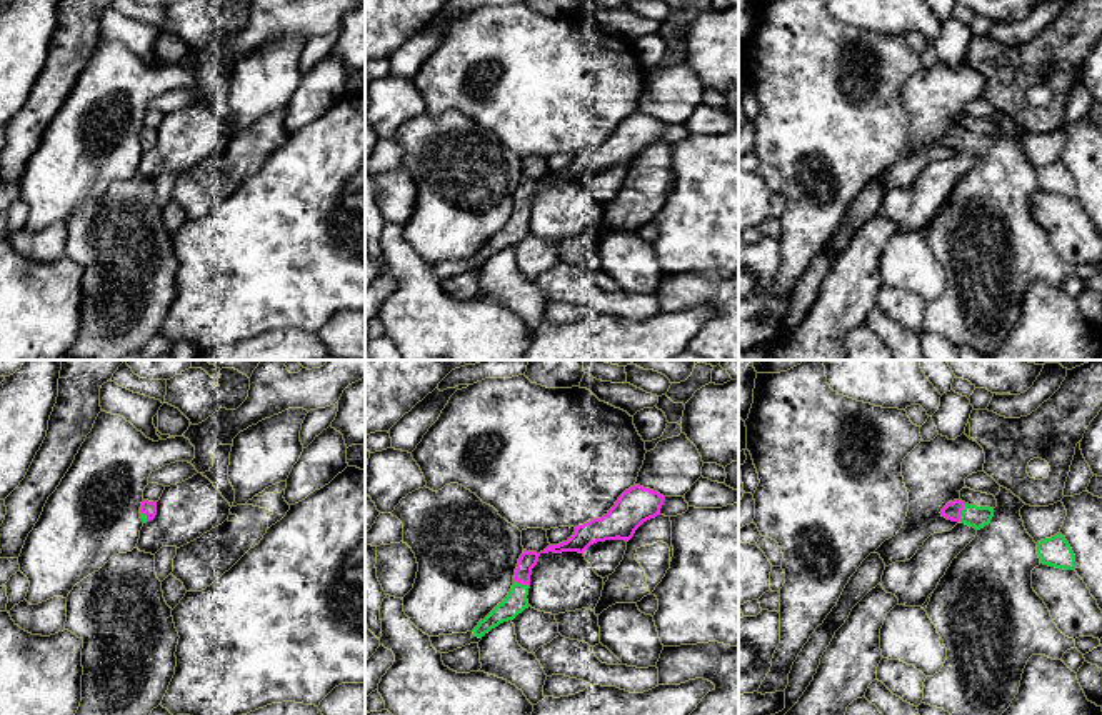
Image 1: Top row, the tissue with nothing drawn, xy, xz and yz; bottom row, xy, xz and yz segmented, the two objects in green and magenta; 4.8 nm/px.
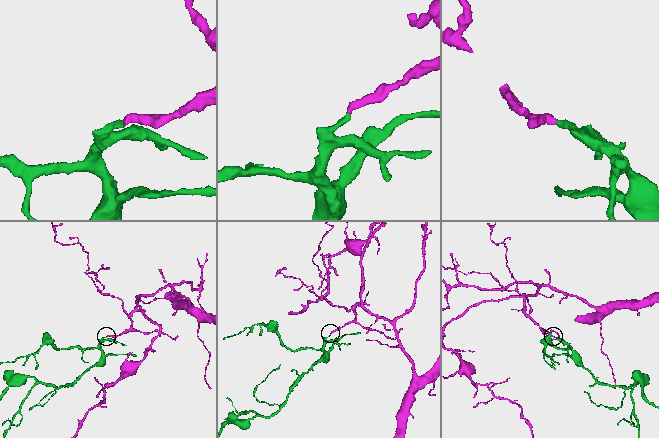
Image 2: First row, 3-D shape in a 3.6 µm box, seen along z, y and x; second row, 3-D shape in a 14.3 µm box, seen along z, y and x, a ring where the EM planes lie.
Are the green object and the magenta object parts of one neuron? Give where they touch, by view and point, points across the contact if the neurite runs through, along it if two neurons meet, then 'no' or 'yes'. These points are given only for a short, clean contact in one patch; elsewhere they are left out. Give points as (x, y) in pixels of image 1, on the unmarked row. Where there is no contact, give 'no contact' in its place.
contact yz (962, 139); way yz (972, 142), (962, 139), (952, 137); yes

